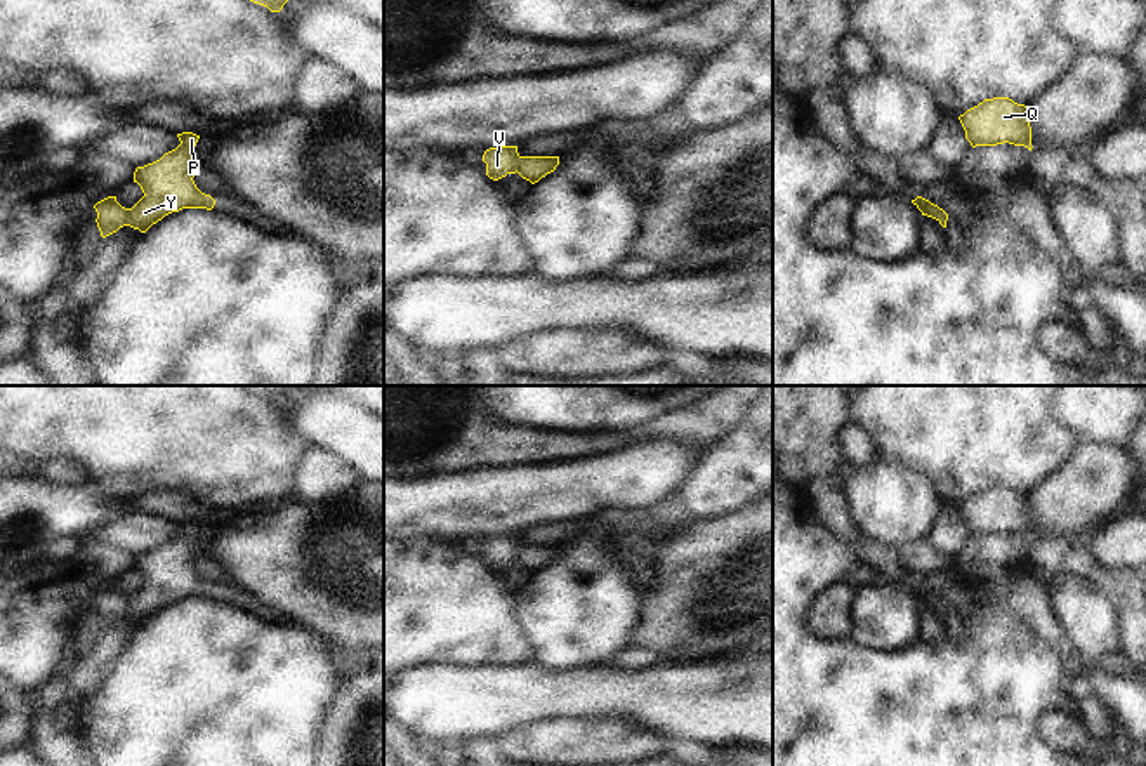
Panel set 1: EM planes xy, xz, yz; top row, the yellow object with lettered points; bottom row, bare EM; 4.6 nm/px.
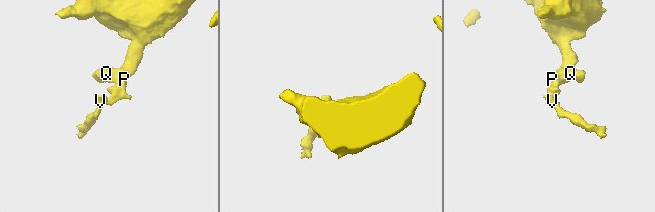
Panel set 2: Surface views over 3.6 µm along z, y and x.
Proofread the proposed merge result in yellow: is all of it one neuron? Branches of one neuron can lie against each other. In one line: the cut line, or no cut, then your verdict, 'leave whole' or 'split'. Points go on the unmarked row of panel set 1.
cut xy (129, 598), (125, 614); split

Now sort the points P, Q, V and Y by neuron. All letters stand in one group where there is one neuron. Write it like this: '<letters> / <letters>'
P Q Y / V

